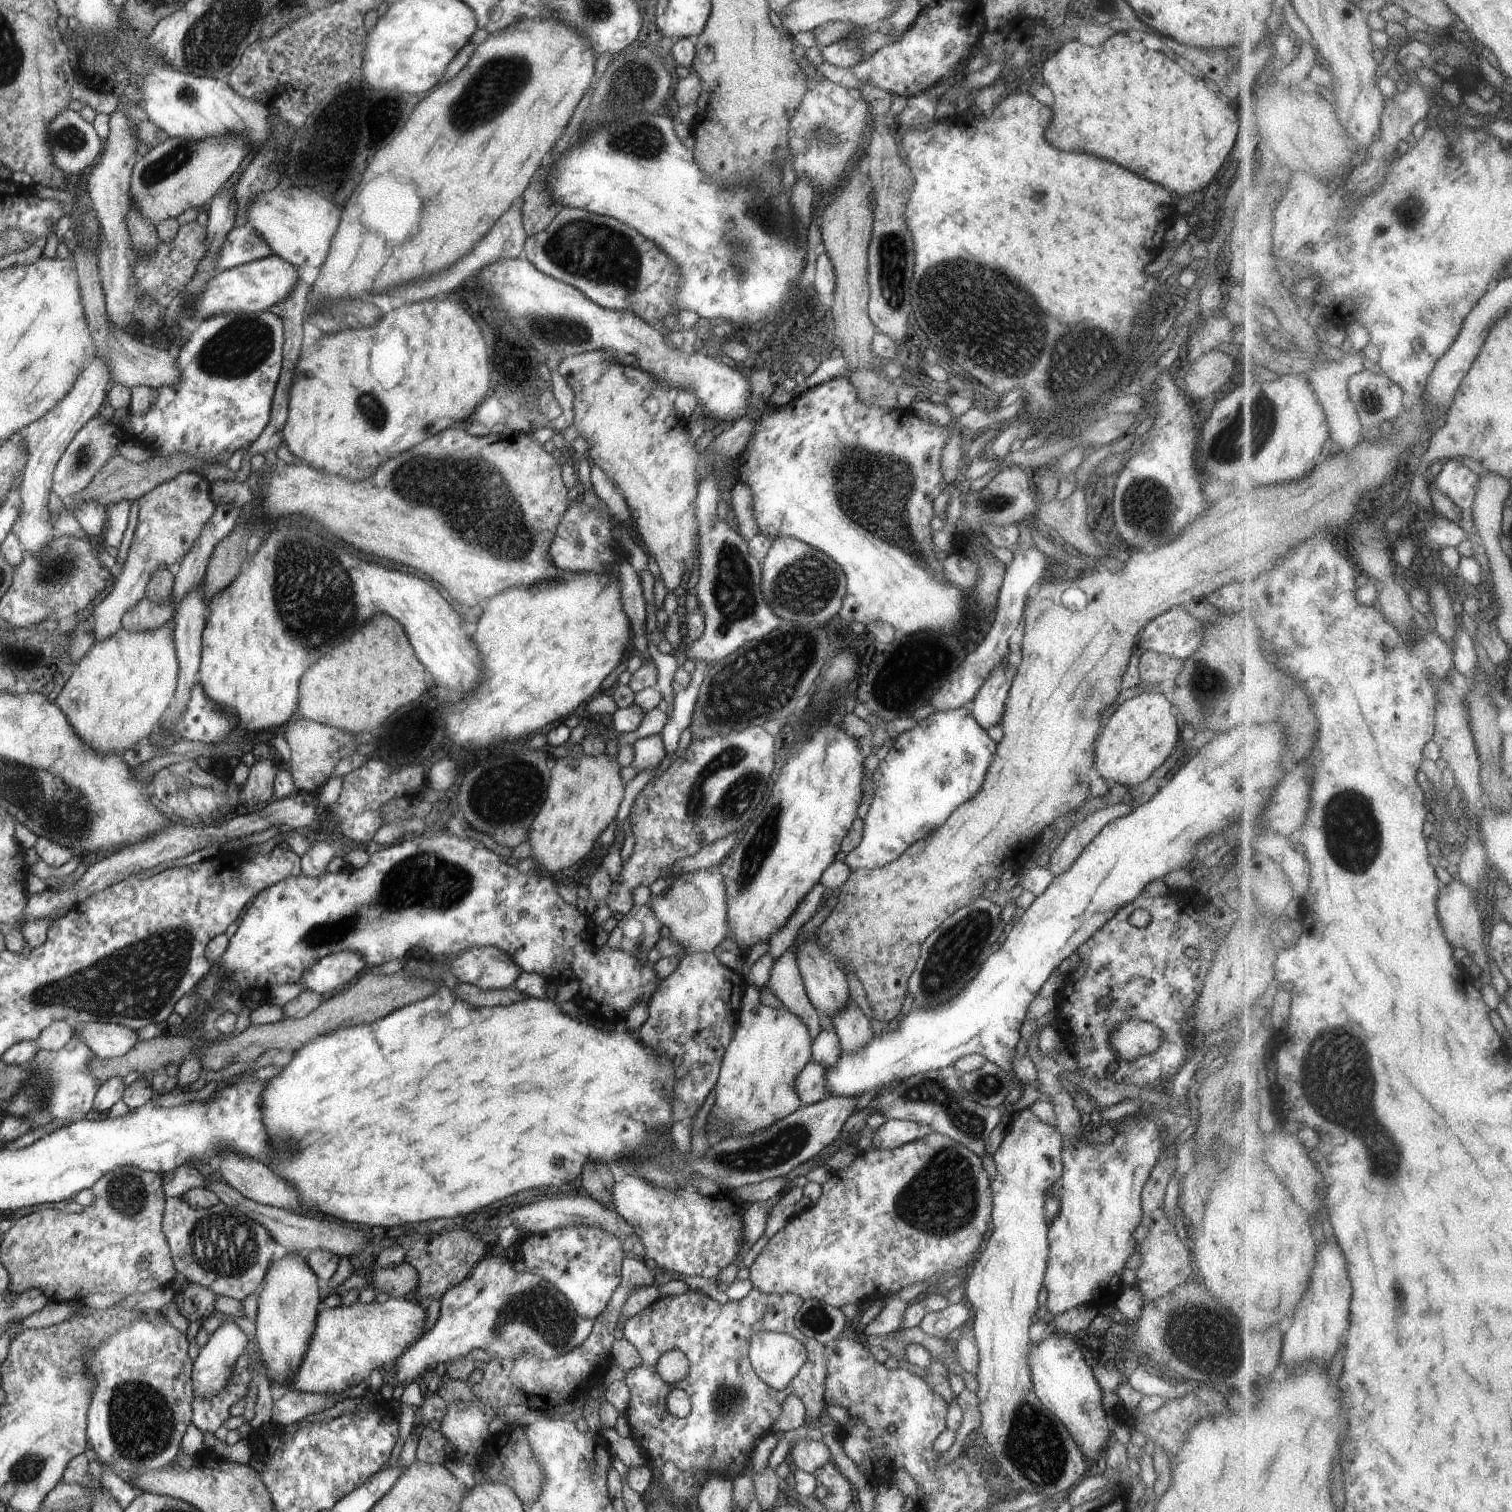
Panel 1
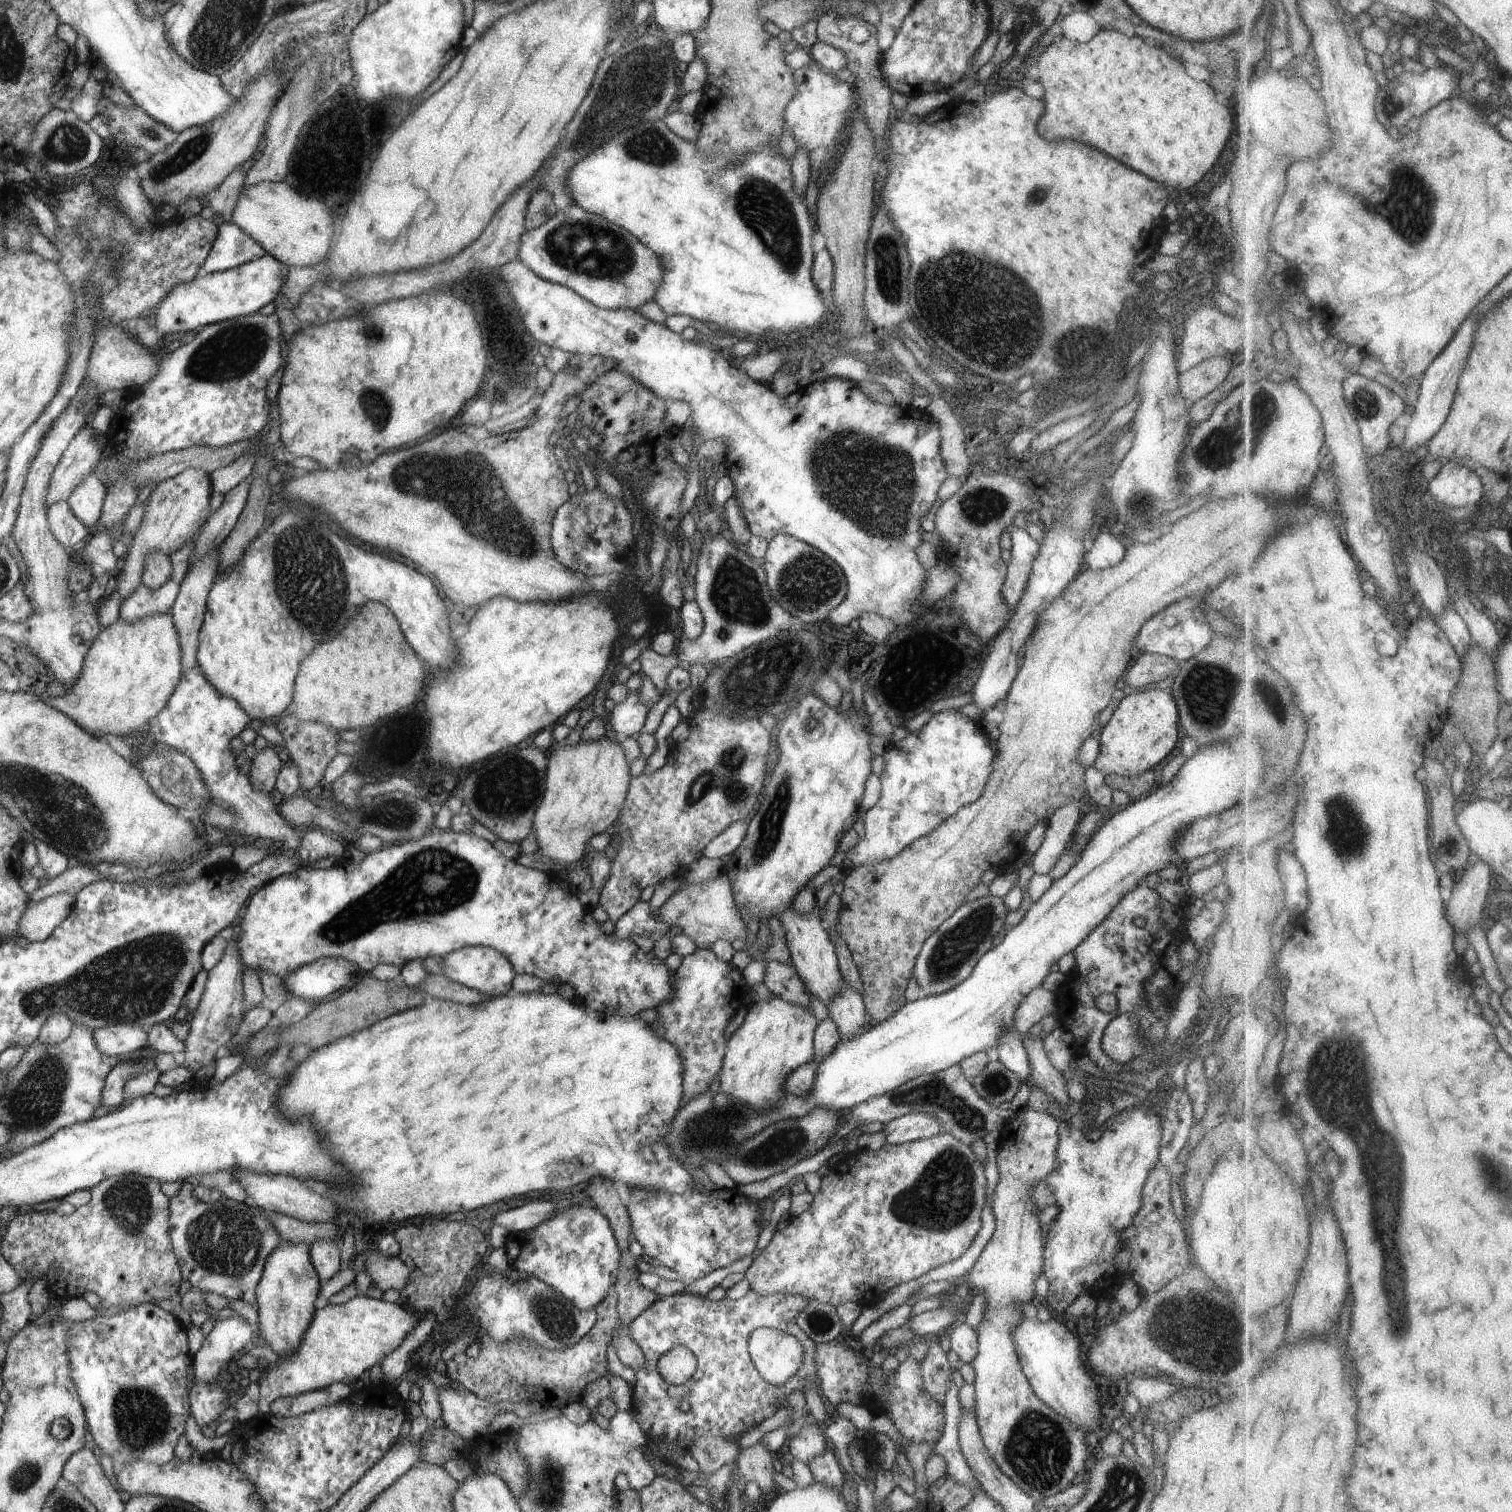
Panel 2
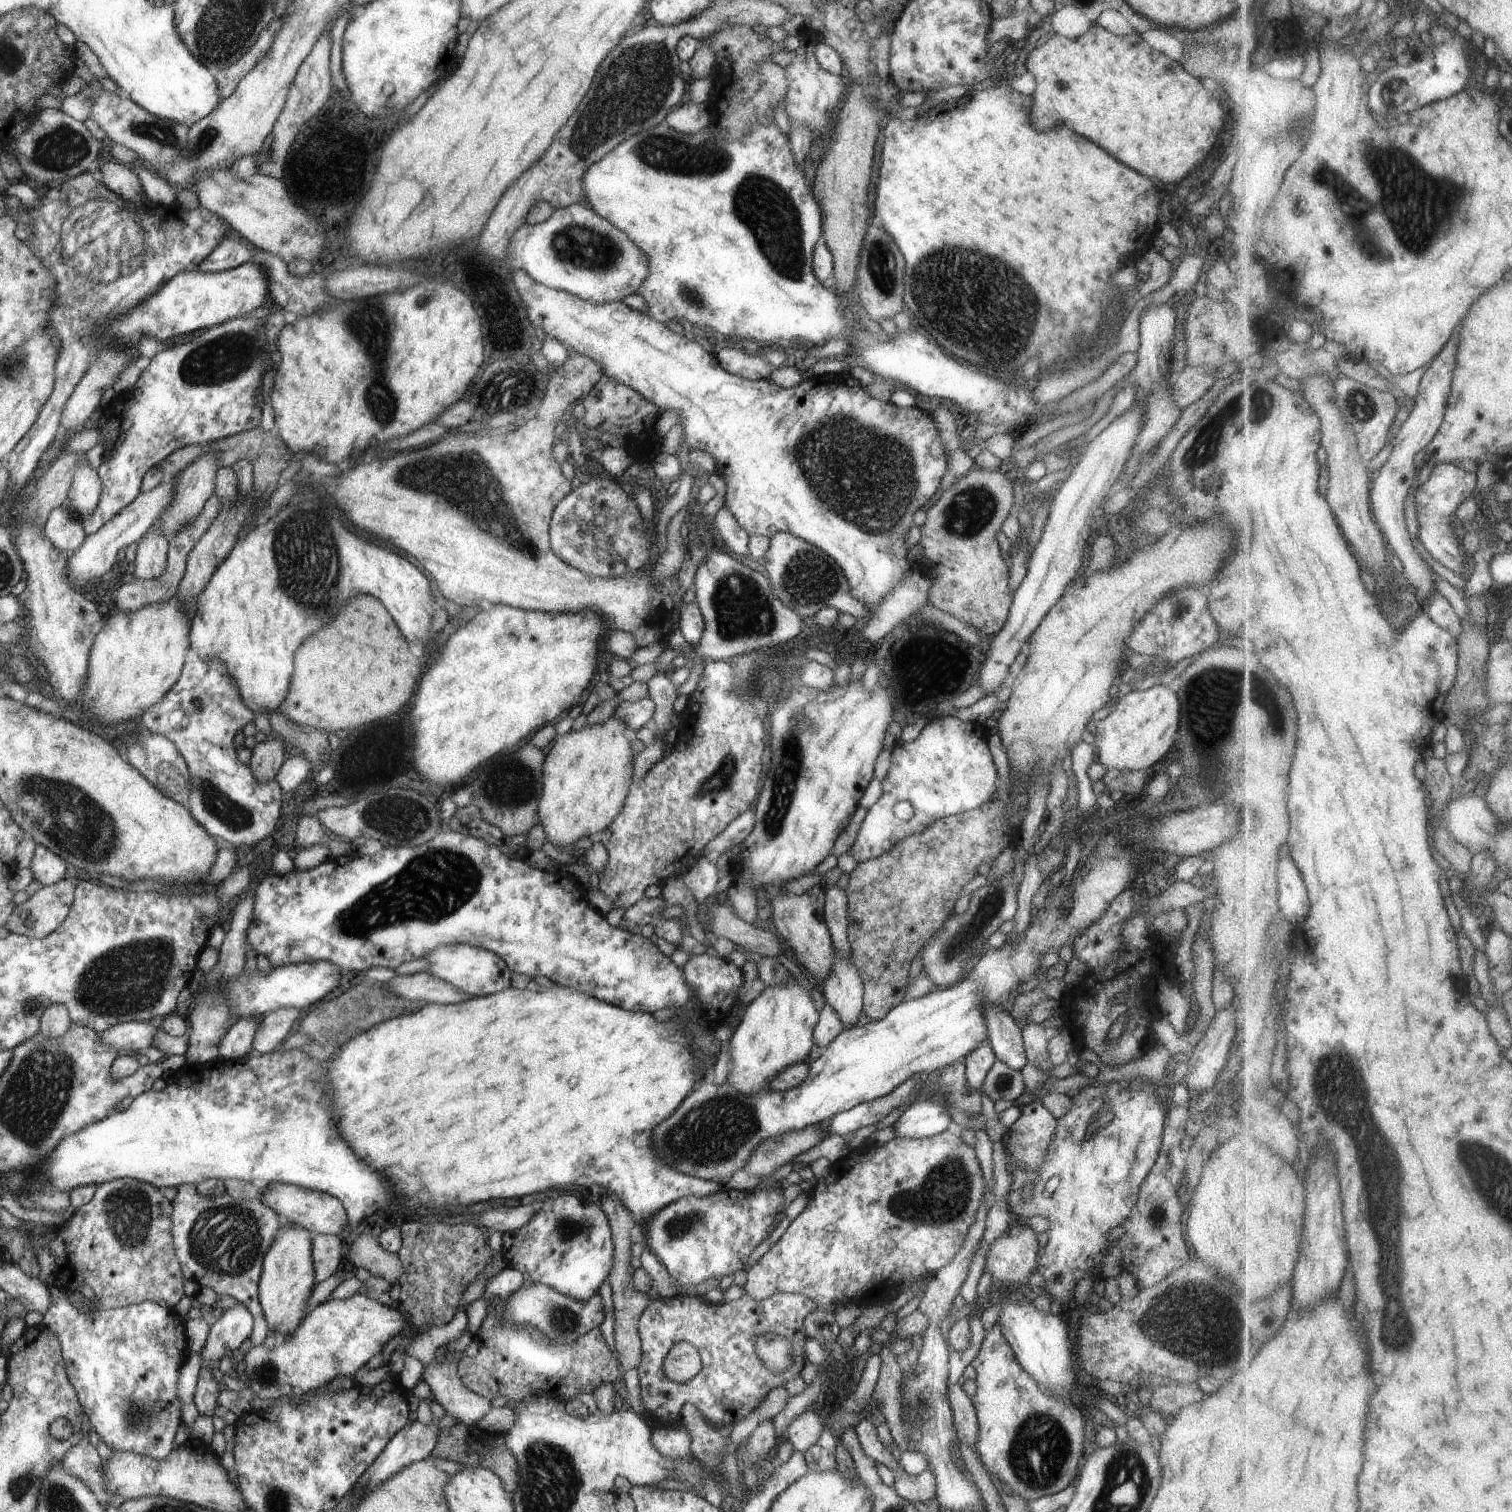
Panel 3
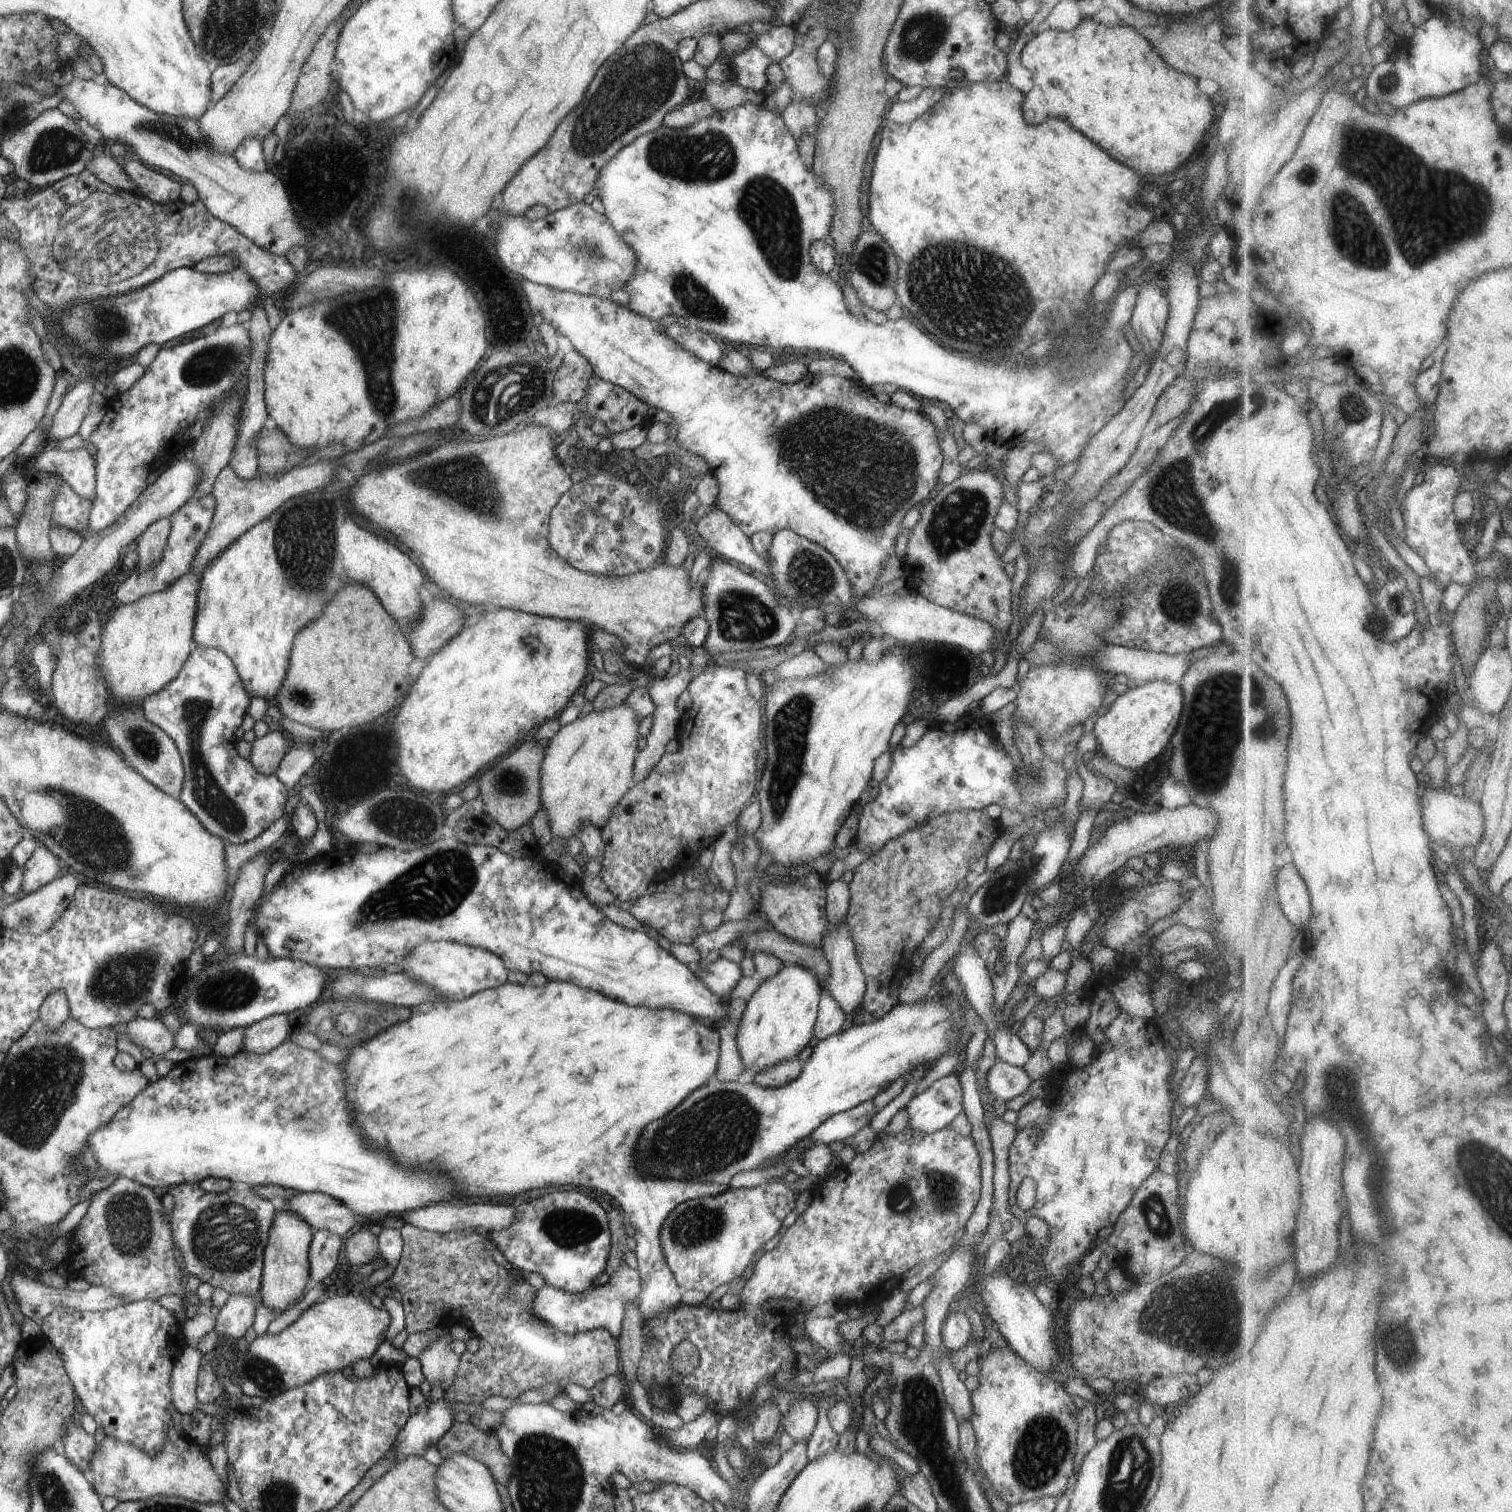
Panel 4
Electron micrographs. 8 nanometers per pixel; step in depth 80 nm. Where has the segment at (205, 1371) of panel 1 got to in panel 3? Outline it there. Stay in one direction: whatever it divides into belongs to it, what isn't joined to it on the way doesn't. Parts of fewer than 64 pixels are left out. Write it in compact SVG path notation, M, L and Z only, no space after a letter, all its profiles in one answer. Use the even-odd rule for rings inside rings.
M242 1303L225 1310L210 1327L206 1344L199 1352L203 1366L218 1375L221 1358L243 1348L252 1331L253 1316Z

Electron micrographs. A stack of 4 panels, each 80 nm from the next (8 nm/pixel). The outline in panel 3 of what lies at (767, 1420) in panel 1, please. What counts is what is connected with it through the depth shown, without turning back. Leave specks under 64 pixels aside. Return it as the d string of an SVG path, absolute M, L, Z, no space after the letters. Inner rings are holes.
M748 1293L740 1299L731 1302L713 1304L699 1295L680 1294L669 1299L656 1299L650 1301L646 1310L640 1315L638 1332L641 1340L641 1361L637 1366L641 1386L642 1406L644 1412L648 1412L655 1421L648 1422L652 1427L674 1427L681 1422L681 1409L686 1403L693 1404L702 1415L705 1422L714 1428L720 1428L731 1424L734 1426L740 1420L744 1420L750 1412L760 1408L762 1401L768 1396L770 1390L784 1387L789 1380L800 1377L804 1364L808 1361L805 1353L805 1342L809 1336L804 1330L803 1320L818 1305L810 1298L803 1297L798 1293L776 1293L764 1300L757 1301ZM775 1332L790 1340L793 1346L793 1360L791 1366L783 1373L777 1374L769 1371L758 1358L755 1351L755 1340L758 1336ZM684 1341L690 1343L698 1350L701 1358L701 1369L692 1380L685 1383L667 1382L663 1374L663 1360L670 1348L676 1343Z

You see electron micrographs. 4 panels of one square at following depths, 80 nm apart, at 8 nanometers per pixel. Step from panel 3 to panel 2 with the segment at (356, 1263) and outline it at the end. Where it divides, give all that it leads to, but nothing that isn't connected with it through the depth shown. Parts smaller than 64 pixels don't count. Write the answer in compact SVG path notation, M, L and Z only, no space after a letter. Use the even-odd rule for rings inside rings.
M378 1250L366 1252L366 1271L371 1282L383 1292L386 1290L401 1291L409 1279L409 1268L399 1257L387 1257Z

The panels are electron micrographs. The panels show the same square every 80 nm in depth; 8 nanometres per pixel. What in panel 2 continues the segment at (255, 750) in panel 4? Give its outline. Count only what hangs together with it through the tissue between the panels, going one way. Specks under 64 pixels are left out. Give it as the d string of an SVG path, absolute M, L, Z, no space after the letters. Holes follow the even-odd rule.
M268 745L252 759L249 776L252 786L263 793L275 793L275 782L287 760L279 748Z

